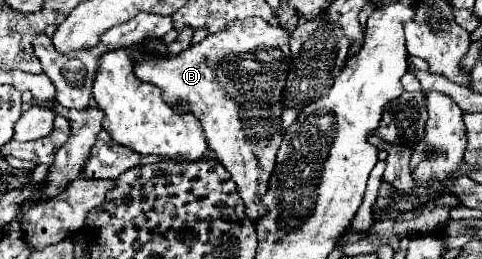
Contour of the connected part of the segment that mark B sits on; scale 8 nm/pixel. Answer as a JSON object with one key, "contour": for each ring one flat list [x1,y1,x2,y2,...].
{"contour":[[245,18,229,24,217,34,209,34,195,46,189,46,181,56,167,56,159,60,147,60,135,66,135,74,149,84,163,90,163,98,169,104,183,102,179,110,195,114,205,130,207,146,217,154,217,160,227,168,237,190,245,202,245,212,251,220,257,220,265,208,261,208,259,198,265,194,269,176,275,168,275,154,281,142,281,88,285,84,291,64,289,34,281,26,267,26,261,18]]}

